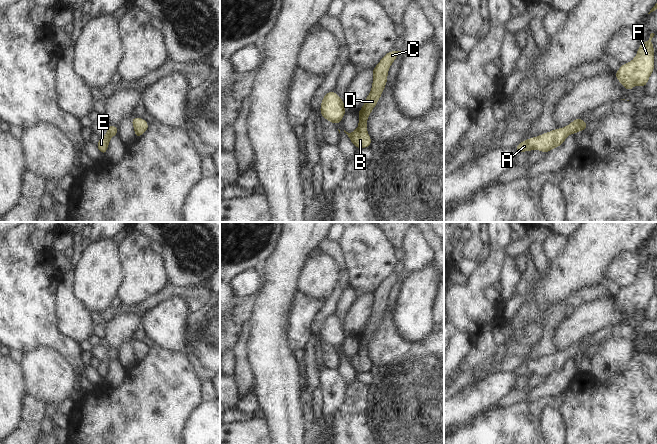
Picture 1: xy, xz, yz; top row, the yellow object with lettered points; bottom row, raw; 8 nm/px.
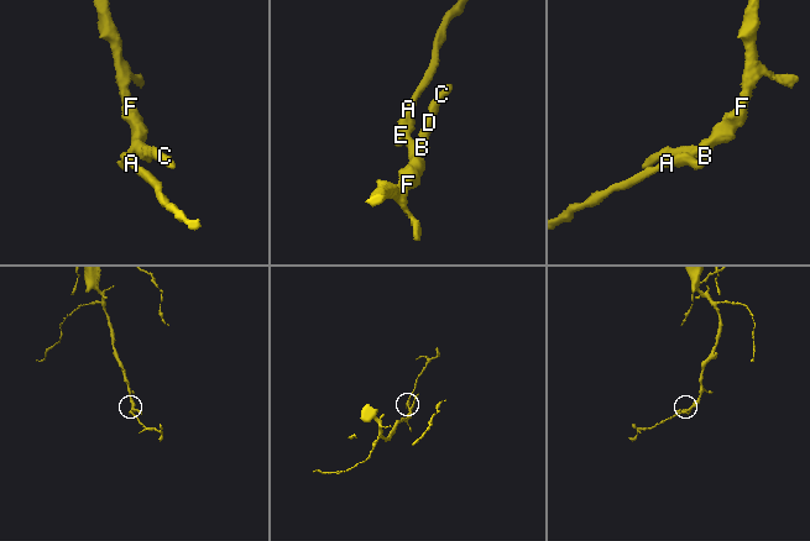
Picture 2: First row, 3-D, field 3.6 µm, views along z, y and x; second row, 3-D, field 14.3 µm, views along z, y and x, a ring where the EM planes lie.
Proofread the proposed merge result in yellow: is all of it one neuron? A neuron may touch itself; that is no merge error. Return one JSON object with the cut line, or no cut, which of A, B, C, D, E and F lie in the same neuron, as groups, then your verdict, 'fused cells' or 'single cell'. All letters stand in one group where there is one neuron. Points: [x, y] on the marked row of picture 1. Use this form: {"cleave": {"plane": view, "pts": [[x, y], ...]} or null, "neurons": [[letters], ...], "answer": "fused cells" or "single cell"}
{"cleave": null, "neurons": [["A", "B", "C", "D", "E", "F"]], "answer": "single cell"}

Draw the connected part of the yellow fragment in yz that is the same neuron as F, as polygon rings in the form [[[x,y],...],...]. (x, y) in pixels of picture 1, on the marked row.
[[[651,33],[650,38],[640,44],[633,60],[620,65],[619,70],[614,73],[625,90],[631,91],[635,85],[645,88],[651,74],[655,72],[655,49],[651,41],[654,35]]]

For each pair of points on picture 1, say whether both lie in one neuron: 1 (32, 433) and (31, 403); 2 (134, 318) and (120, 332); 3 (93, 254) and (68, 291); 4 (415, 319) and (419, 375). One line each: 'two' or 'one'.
1: one
2: one
3: two
4: two

